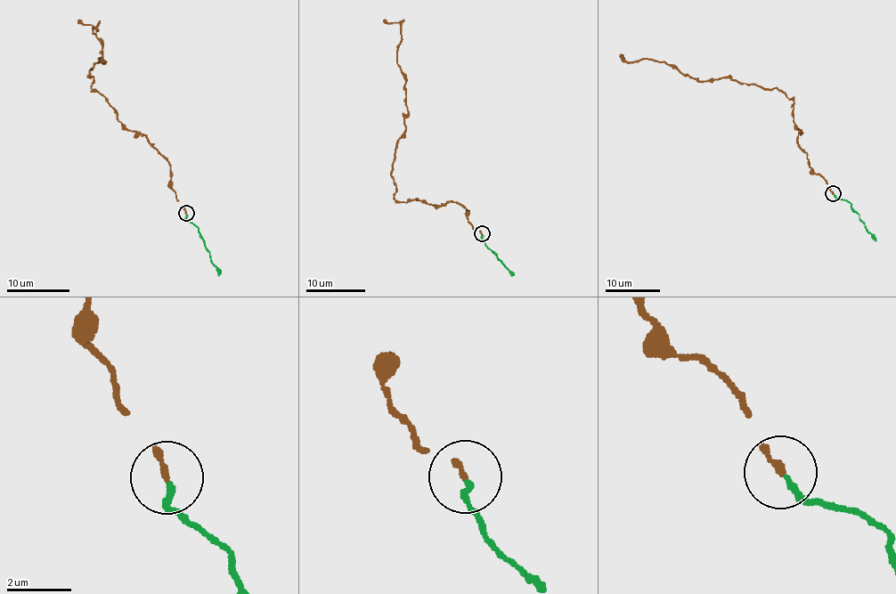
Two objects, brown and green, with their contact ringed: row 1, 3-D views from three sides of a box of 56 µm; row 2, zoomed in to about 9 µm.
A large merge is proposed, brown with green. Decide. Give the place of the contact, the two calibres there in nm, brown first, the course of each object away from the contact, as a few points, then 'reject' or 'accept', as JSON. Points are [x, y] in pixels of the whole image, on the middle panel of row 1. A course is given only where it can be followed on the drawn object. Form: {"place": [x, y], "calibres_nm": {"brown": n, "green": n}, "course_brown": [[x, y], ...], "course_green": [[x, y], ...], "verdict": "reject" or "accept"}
{"place": [482, 233], "calibres_nm": {"brown": 180, "green": 180}, "course_brown": [[482, 234], [457, 203], [395, 199], [391, 168], [408, 107], [397, 65], [401, 26], [383, 20]], "course_green": [[482, 234], [482, 240], [511, 274]], "verdict": "accept"}

